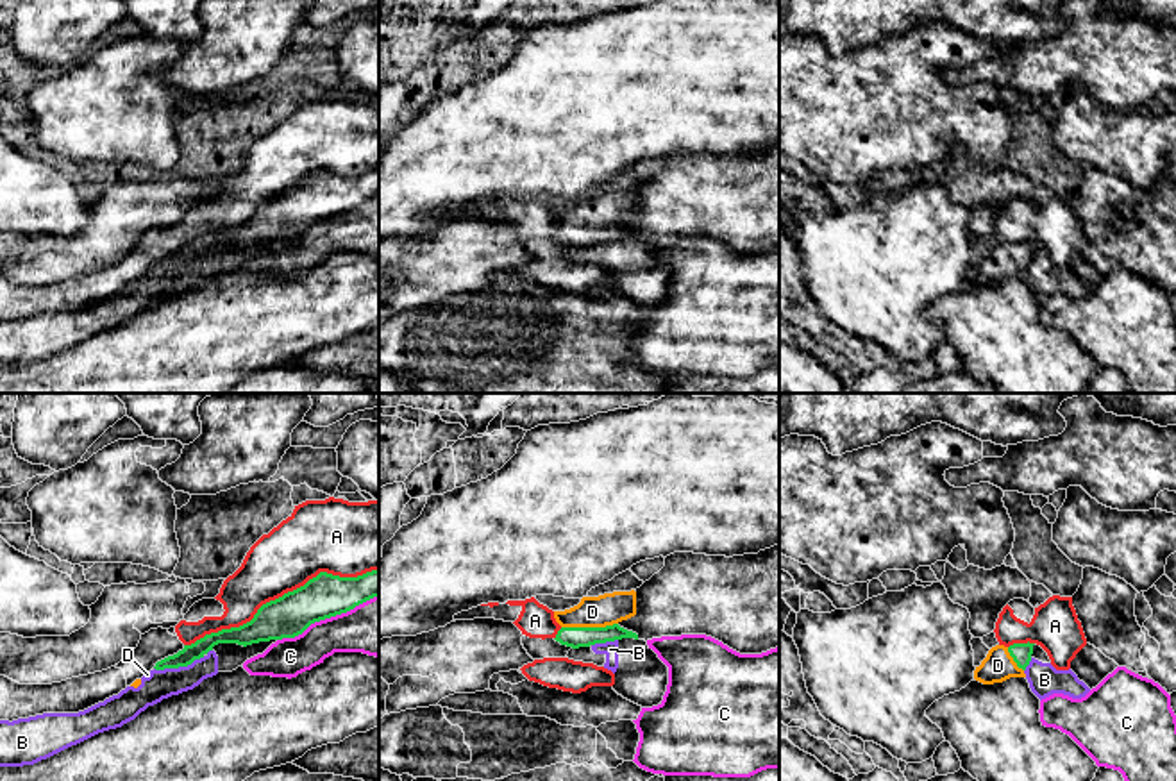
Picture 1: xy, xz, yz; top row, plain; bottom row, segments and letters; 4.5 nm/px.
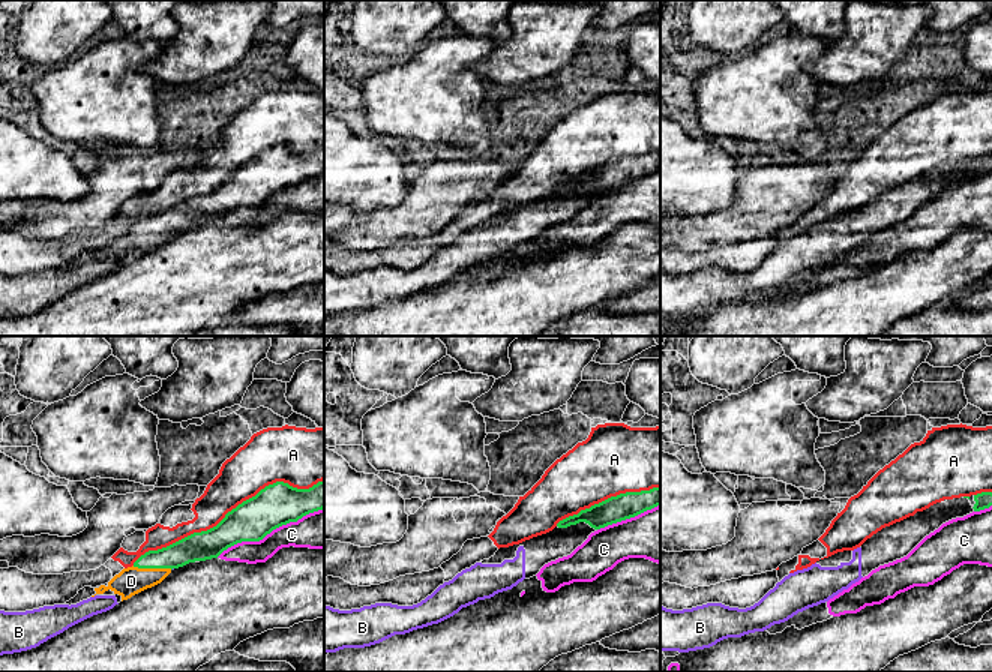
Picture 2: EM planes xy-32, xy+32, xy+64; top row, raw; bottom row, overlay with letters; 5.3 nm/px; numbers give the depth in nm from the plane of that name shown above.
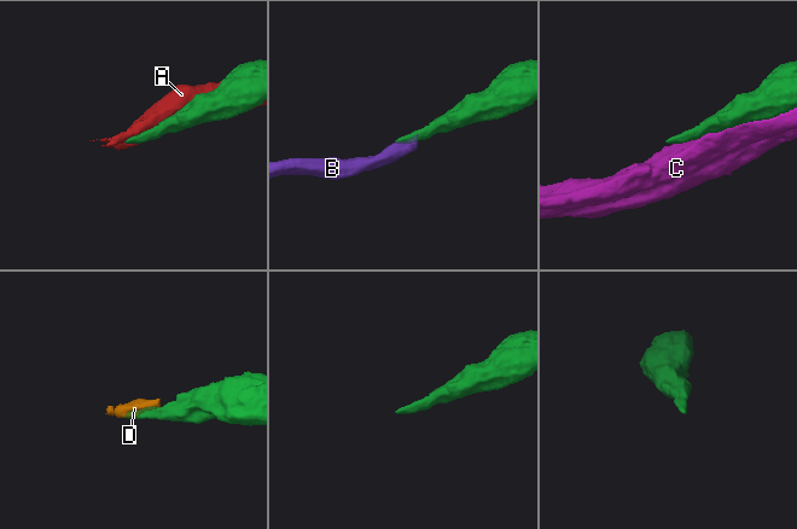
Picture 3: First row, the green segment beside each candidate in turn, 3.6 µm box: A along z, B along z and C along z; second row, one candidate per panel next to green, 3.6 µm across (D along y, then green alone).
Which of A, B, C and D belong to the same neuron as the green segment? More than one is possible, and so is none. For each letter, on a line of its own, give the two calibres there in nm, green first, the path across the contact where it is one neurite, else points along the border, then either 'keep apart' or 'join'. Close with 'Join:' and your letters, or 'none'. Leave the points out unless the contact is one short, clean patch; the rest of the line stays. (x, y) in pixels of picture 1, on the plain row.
A: 200/280 nm | keep apart
B: 80/130 nm | along xy (204, 256), (186, 265), (154, 268) | keep apart
C: 200/260 nm | keep apart
D: 100/140 nm | across xz (572, 236), (588, 227), (592, 211) | join
Join: D

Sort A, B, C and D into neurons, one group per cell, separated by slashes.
A / B / C / D

